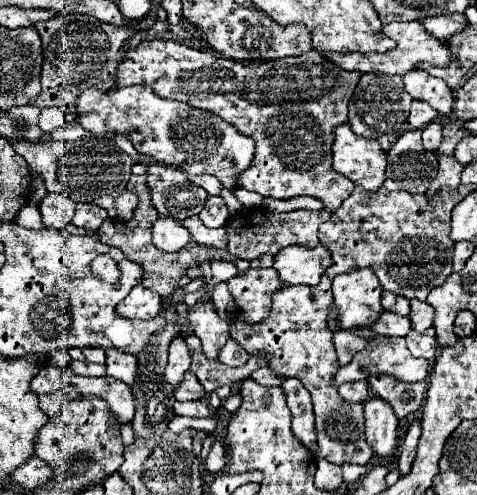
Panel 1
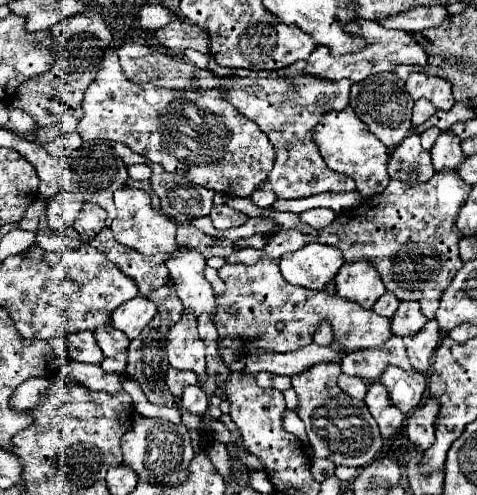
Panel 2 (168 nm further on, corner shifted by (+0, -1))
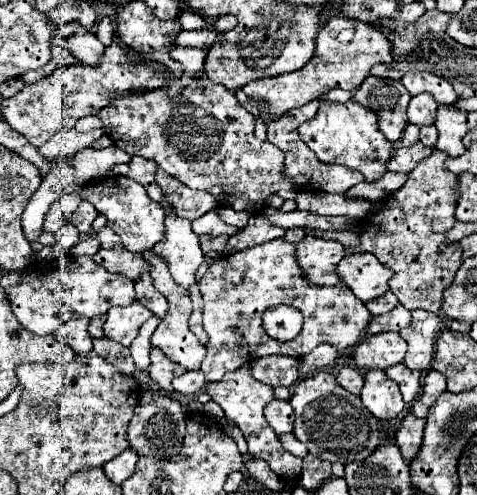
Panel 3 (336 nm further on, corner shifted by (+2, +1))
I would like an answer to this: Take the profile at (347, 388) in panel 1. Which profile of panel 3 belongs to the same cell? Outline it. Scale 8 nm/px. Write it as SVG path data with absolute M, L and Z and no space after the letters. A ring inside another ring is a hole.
M345 367L345 369L341 369L339 375L337 375L337 383L339 383L343 389L347 389L349 393L359 395L361 389L363 389L363 373L357 371L357 369L353 369L353 367Z

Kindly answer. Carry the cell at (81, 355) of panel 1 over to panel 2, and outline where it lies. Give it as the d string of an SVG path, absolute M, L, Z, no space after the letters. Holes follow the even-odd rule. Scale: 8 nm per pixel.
M81 331L79 335L69 335L69 355L73 361L85 361L99 365L103 361L103 353L89 331Z

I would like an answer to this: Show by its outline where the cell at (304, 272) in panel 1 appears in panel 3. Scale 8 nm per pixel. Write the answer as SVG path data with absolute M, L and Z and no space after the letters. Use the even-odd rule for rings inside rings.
M311 233L297 245L297 261L305 277L315 285L339 285L337 263L345 257L345 247L339 241L327 241Z

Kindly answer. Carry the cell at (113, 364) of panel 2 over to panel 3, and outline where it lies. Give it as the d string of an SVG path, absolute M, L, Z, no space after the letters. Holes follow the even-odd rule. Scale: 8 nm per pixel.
M139 301L127 307L113 307L107 311L107 321L103 325L105 337L129 347L139 333L139 327L153 317L153 313Z

